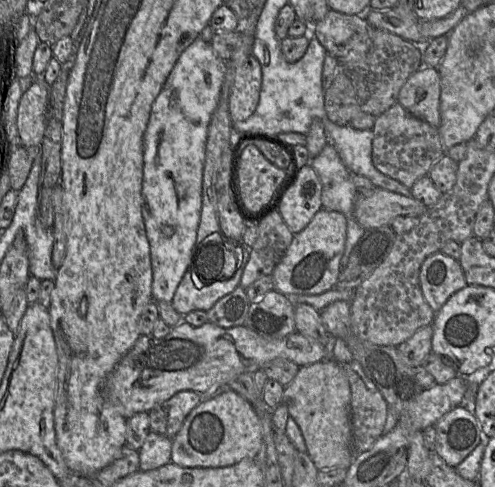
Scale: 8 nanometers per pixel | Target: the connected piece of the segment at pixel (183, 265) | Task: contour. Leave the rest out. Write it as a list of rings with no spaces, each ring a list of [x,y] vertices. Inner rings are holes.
[[[197,37],[182,52],[152,104],[144,133],[142,216],[150,244],[152,296],[157,303],[162,301],[172,303],[177,287],[192,260],[201,218],[208,127],[218,103],[225,70],[226,62],[217,56],[211,44]]]

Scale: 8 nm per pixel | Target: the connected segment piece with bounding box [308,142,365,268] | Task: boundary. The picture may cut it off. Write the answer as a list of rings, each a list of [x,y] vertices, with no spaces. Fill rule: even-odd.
[[[328,142],[323,150],[308,165],[317,173],[321,185],[322,209],[341,212],[347,219],[347,236],[341,268],[349,259],[350,253],[362,237],[365,229],[354,217],[354,204],[358,196],[351,173],[344,165],[333,144]]]

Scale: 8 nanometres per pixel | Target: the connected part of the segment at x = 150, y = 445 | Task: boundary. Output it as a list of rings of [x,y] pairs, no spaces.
[[[150,431],[145,443],[138,450],[140,456],[139,470],[151,471],[170,463],[172,442],[172,439]]]

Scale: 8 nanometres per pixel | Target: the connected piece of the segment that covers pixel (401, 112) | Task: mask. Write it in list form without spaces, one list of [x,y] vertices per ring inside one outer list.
[[[398,102],[376,118],[372,130],[374,166],[409,189],[419,178],[428,175],[432,165],[446,154],[438,128],[413,116]]]

